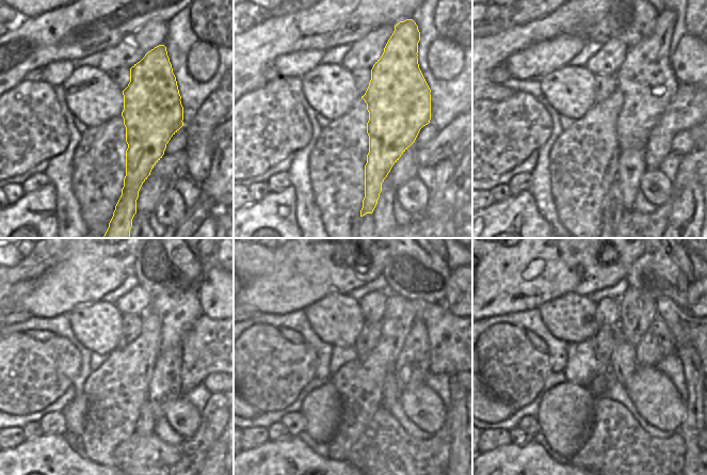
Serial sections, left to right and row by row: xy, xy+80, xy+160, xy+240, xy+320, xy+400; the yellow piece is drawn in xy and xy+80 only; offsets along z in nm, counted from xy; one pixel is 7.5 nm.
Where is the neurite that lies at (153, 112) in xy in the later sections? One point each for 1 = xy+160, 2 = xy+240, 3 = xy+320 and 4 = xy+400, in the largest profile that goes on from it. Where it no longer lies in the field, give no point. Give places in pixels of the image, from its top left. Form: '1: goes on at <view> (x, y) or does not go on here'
1: goes on at xy+160 (645, 78)
2: goes on at xy+240 (178, 312)
3: goes on at xy+320 (419, 305)
4: does not go on here

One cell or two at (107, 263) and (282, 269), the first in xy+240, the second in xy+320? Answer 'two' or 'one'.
one

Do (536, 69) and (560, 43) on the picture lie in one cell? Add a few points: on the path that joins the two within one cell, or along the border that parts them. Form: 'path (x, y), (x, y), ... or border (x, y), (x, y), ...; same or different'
path (541, 63), (555, 49); same

